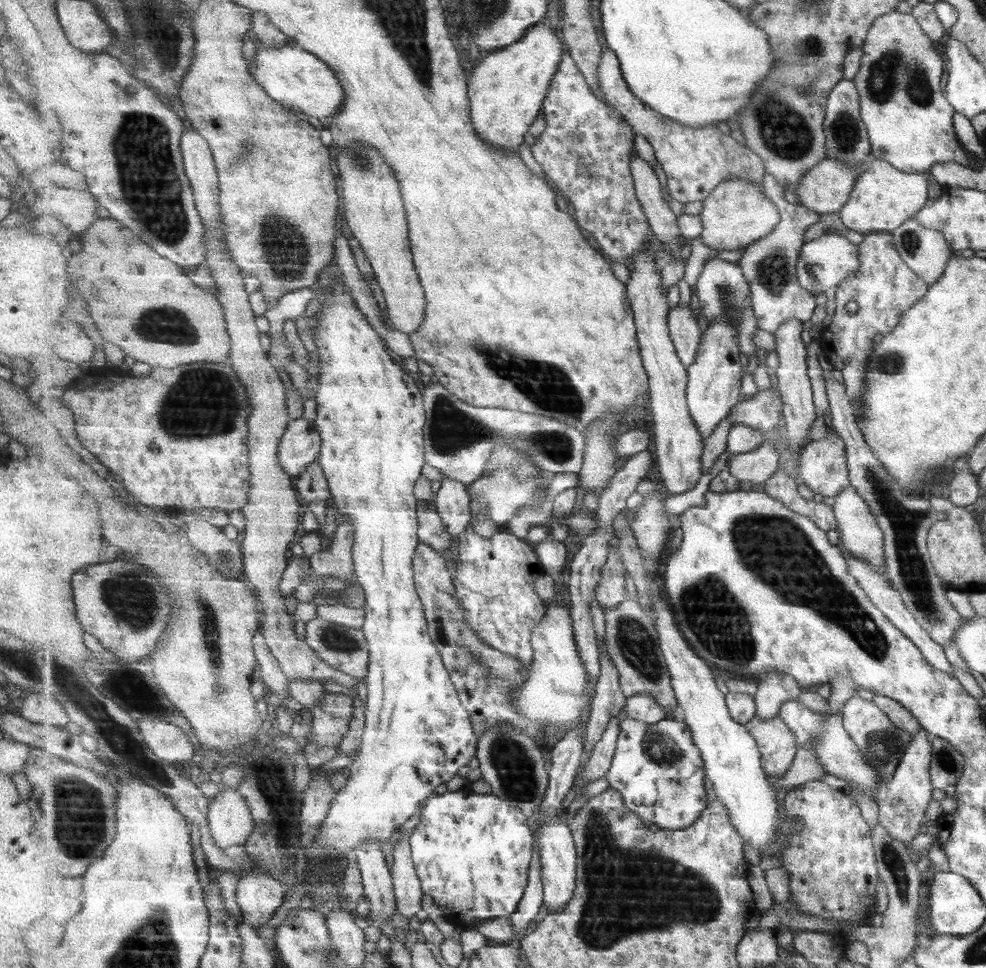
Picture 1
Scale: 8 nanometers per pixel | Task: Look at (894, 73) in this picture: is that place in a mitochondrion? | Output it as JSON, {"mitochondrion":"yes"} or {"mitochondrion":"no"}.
{"mitochondrion":"yes"}

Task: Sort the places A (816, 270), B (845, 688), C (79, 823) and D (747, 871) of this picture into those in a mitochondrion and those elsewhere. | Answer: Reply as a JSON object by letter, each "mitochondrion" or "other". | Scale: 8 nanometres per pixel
{"A":"mitochondrion","B":"other","C":"mitochondrion","D":"other"}

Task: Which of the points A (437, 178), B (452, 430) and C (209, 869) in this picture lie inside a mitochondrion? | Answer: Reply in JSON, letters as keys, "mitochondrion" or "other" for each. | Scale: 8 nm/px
{"A":"other","B":"mitochondrion","C":"other"}

